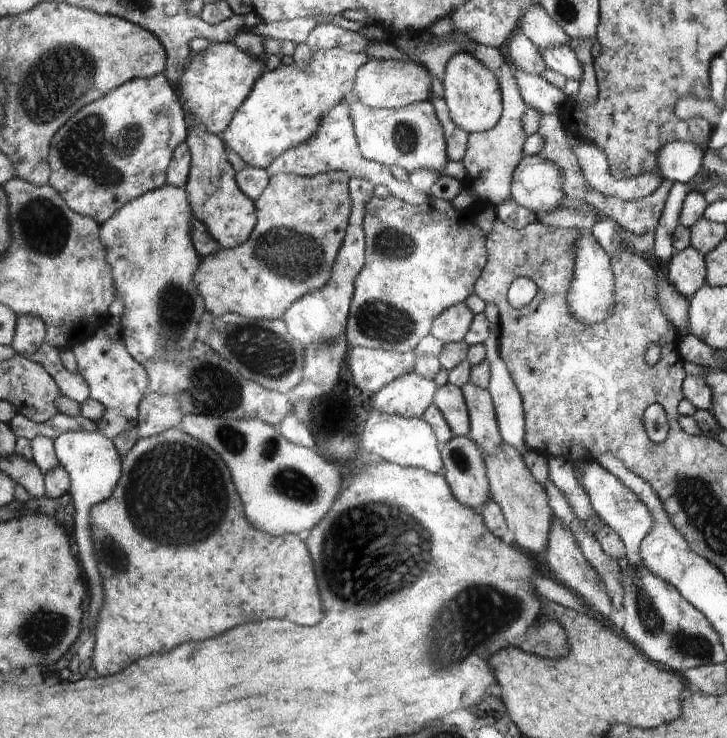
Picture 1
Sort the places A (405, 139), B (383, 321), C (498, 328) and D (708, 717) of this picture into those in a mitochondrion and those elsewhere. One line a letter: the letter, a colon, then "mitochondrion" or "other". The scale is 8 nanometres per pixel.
A: mitochondrion
B: mitochondrion
C: other
D: other

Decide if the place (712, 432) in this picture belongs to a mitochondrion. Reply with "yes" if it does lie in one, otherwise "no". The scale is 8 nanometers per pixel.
no

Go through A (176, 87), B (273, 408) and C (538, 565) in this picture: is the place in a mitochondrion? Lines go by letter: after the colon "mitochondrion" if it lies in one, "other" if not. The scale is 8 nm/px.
A: other
B: other
C: other

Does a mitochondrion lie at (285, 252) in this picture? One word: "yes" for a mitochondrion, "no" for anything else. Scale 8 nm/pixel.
yes

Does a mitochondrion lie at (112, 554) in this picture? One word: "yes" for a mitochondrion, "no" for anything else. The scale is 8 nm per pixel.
yes

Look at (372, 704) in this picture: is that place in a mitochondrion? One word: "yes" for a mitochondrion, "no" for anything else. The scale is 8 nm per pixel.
no

